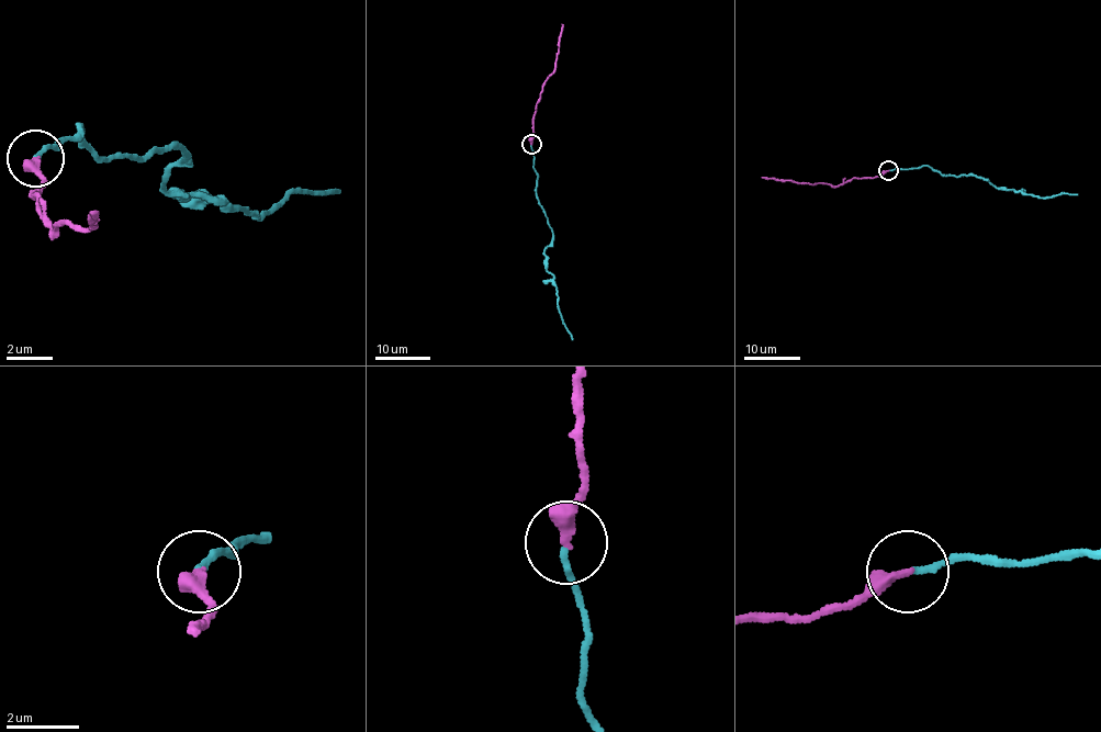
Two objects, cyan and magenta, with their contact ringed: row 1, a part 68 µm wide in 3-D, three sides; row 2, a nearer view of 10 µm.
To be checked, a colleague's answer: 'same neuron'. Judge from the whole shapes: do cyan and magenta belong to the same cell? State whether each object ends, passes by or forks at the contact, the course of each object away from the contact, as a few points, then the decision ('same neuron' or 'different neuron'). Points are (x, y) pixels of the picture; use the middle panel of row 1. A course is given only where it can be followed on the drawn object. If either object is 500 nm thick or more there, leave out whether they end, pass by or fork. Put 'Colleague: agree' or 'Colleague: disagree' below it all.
cyan ends | magenta ends | cyan via (530, 145), (536, 195), (552, 232), (552, 243), (543, 251), (545, 265), (557, 289), (562, 323), (573, 339) | magenta via (530, 144), (542, 83), (554, 67), (561, 24) | different neuron
Colleague: disagree

